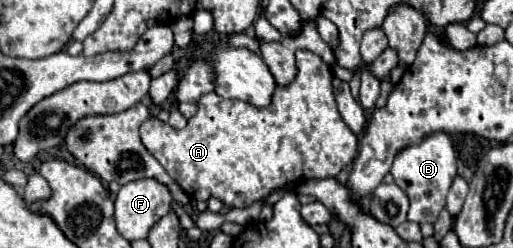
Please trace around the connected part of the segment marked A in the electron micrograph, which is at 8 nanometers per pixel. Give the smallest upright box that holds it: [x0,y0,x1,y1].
[140,51,358,207]

